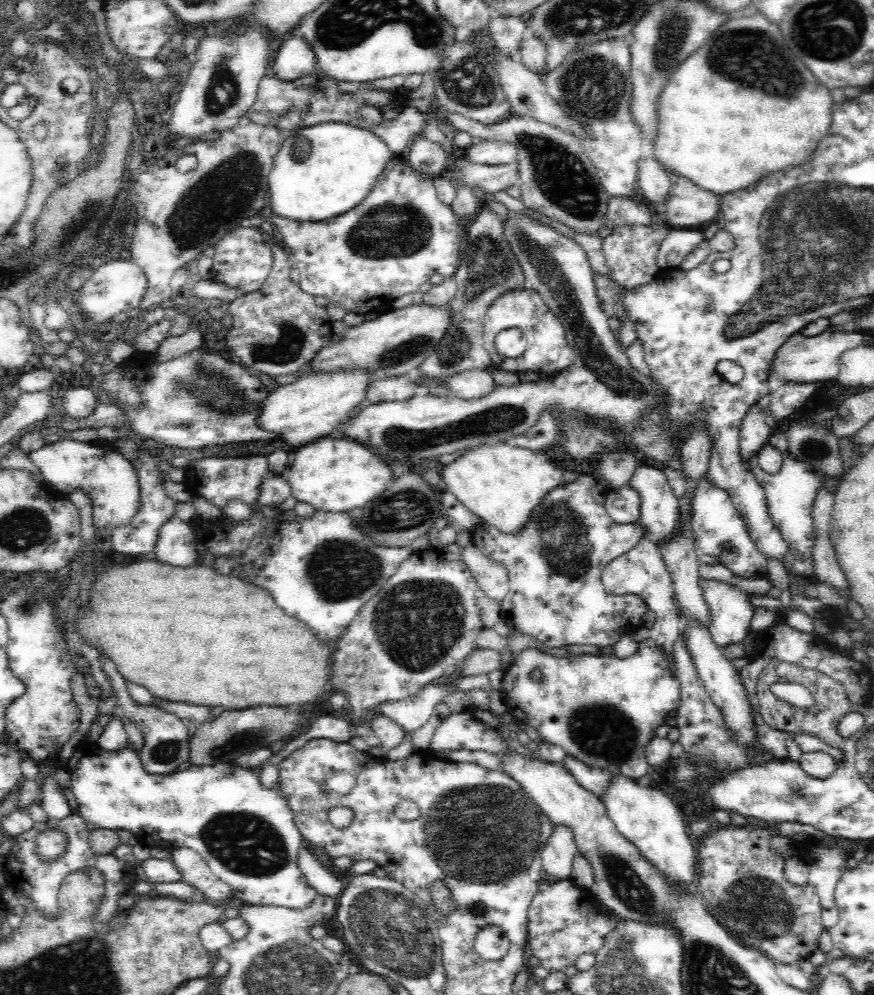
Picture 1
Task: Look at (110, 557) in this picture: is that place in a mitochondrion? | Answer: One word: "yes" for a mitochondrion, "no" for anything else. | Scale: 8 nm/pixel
no

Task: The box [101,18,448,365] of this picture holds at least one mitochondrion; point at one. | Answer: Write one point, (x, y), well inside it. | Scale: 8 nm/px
(185, 225)

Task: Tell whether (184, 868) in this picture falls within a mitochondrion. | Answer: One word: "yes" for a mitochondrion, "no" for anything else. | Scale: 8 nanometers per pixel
no

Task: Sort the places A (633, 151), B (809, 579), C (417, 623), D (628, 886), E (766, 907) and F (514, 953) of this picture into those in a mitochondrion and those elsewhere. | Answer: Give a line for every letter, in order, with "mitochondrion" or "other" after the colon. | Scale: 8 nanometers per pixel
A: other
B: other
C: mitochondrion
D: mitochondrion
E: mitochondrion
F: other

